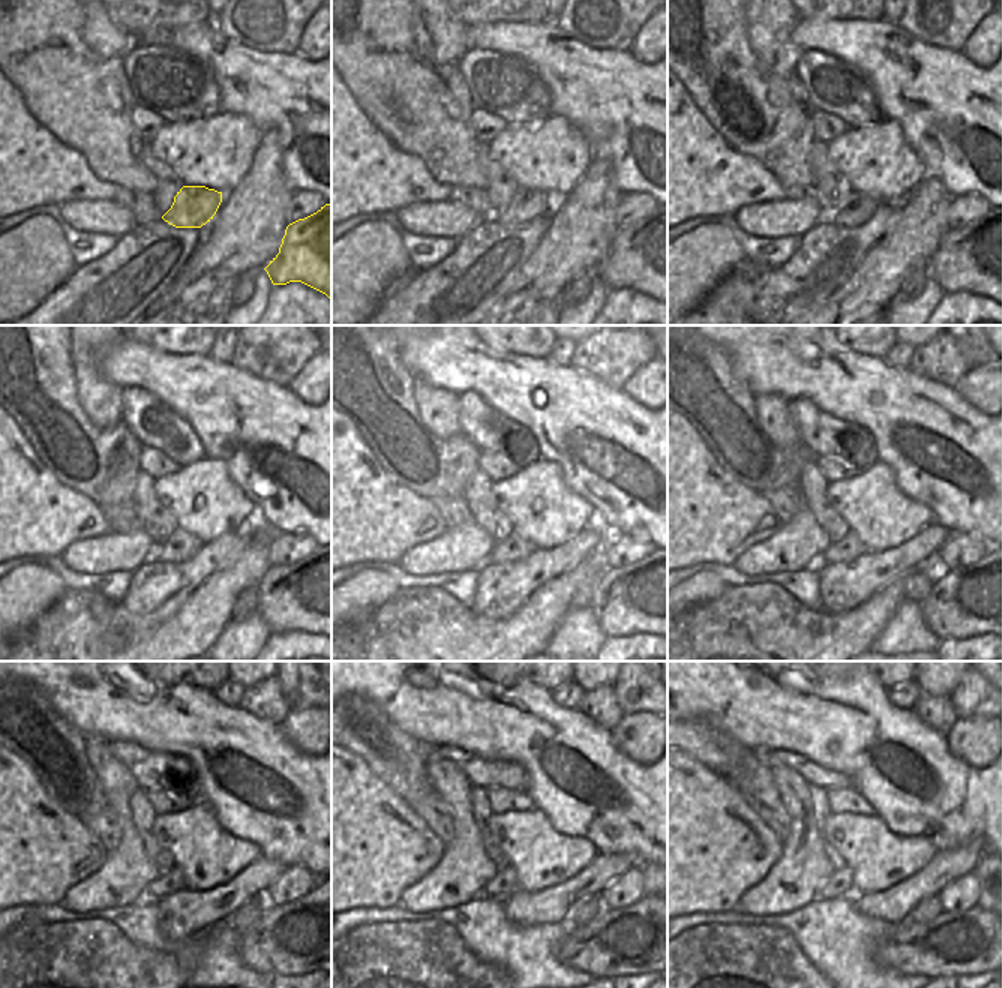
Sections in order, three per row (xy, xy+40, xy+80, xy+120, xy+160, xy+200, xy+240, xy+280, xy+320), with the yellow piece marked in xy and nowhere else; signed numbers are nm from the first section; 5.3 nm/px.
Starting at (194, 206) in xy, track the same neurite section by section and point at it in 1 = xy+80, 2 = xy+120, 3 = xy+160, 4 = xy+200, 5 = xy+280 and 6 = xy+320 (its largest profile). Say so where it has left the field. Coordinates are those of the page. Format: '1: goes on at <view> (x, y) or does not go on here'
1: goes on at xy+80 (858, 207)
2: goes on at xy+120 (180, 546)
3: goes on at xy+160 (515, 547)
4: goes on at xy+200 (849, 547)
5: goes on at xy+280 (504, 883)
6: goes on at xy+320 (840, 883)

